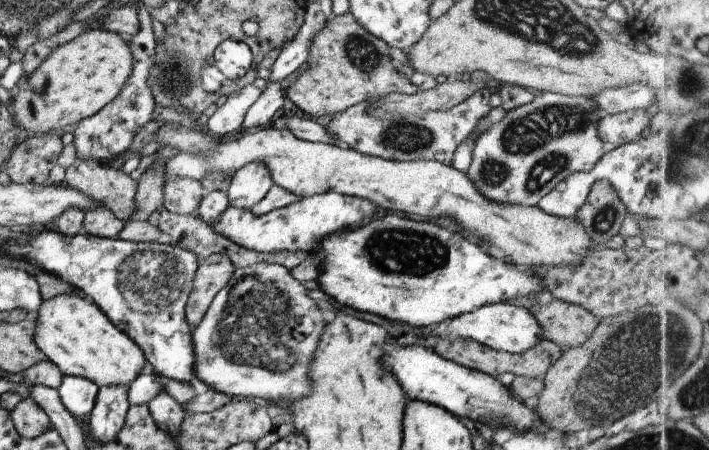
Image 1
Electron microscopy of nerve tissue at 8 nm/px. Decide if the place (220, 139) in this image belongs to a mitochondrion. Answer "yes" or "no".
no

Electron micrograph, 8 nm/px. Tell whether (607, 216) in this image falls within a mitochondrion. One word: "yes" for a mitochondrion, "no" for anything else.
yes

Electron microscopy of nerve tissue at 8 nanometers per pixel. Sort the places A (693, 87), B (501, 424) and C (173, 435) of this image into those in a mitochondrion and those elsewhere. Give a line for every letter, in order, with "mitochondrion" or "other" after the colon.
A: mitochondrion
B: other
C: other

